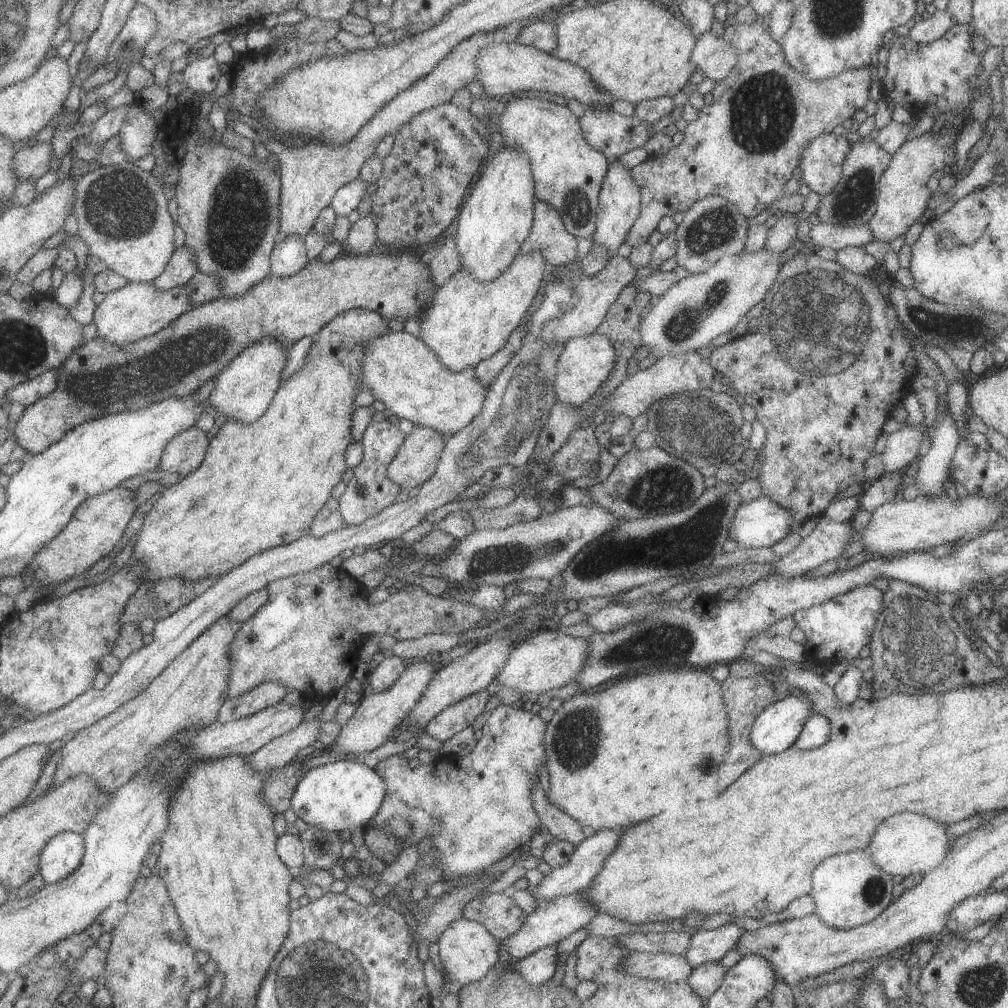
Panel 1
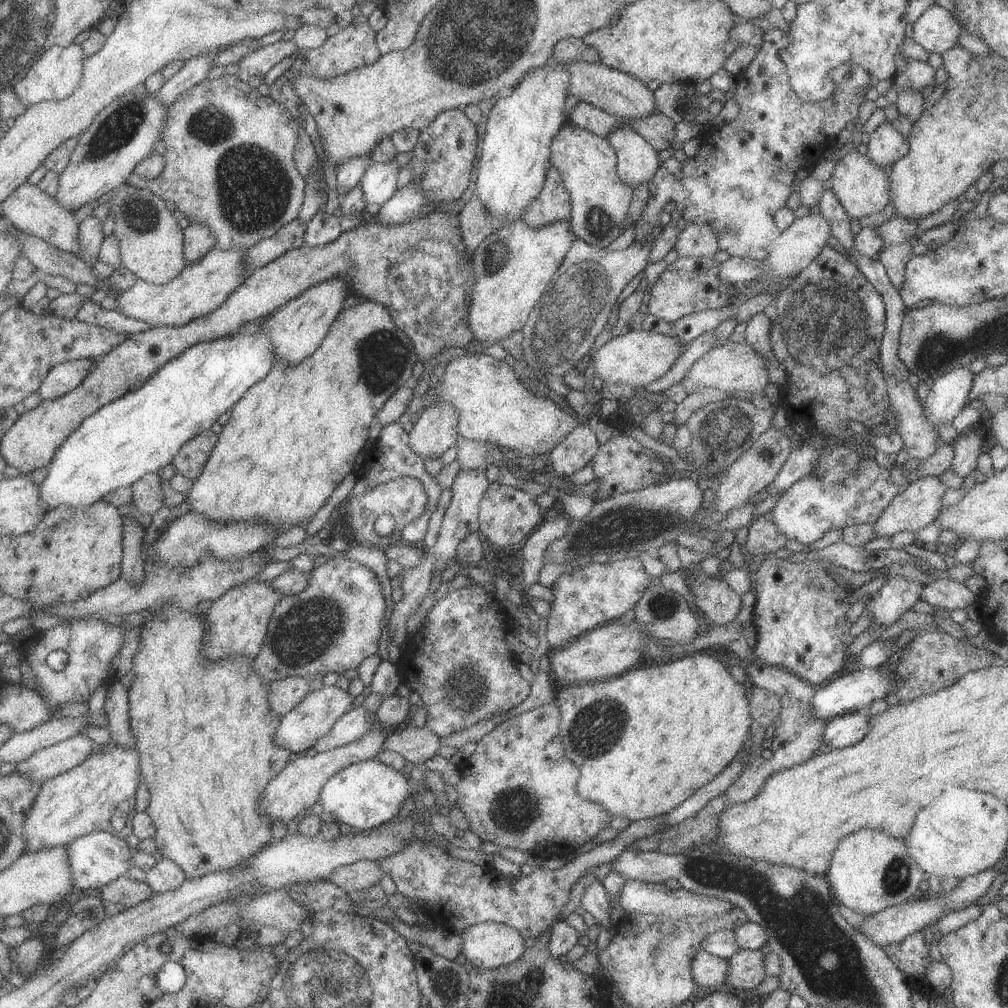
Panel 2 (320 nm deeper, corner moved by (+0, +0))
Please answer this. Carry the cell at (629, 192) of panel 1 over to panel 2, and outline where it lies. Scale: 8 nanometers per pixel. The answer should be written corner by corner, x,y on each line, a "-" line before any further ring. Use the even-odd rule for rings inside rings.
622,123
607,134
617,154
617,173
629,186
638,186
653,178
661,166
658,151
630,125

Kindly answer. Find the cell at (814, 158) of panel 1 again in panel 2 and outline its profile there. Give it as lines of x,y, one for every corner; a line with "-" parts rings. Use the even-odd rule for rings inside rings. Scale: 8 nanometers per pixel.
858,150
846,154
844,158
837,161
832,179
828,180
828,184
852,219
860,219
862,216
874,214
874,212
881,213
891,202
889,176
884,173
882,167
873,163
868,156
863,156

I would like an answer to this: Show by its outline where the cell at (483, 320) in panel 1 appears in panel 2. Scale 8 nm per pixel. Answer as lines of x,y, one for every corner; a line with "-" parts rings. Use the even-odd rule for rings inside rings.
521,218
484,238
472,254
476,282
467,320
479,345
490,346
523,328
576,240
567,220
531,227

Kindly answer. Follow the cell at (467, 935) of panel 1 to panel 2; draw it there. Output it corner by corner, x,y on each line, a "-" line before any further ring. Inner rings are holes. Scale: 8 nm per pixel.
480,923
460,934
461,954
479,969
493,969
517,961
527,949
518,929
504,923

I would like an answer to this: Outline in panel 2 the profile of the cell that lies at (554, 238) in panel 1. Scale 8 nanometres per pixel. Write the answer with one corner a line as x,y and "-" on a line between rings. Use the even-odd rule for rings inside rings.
551,165
541,193
524,208
521,219
531,227
544,226
561,220
569,222
571,205
571,196
560,171

